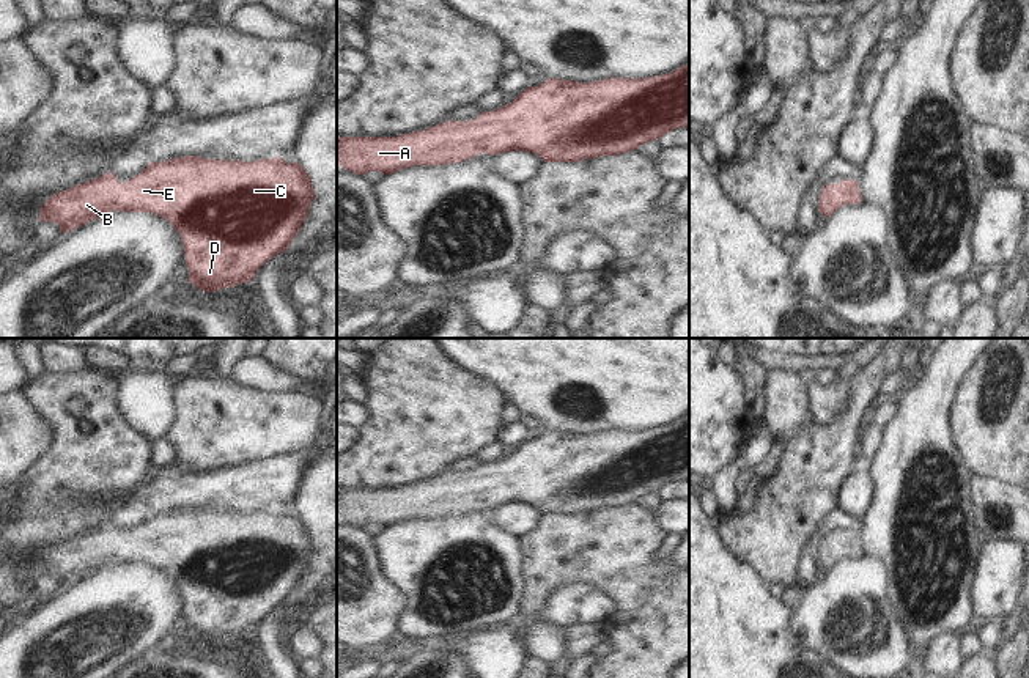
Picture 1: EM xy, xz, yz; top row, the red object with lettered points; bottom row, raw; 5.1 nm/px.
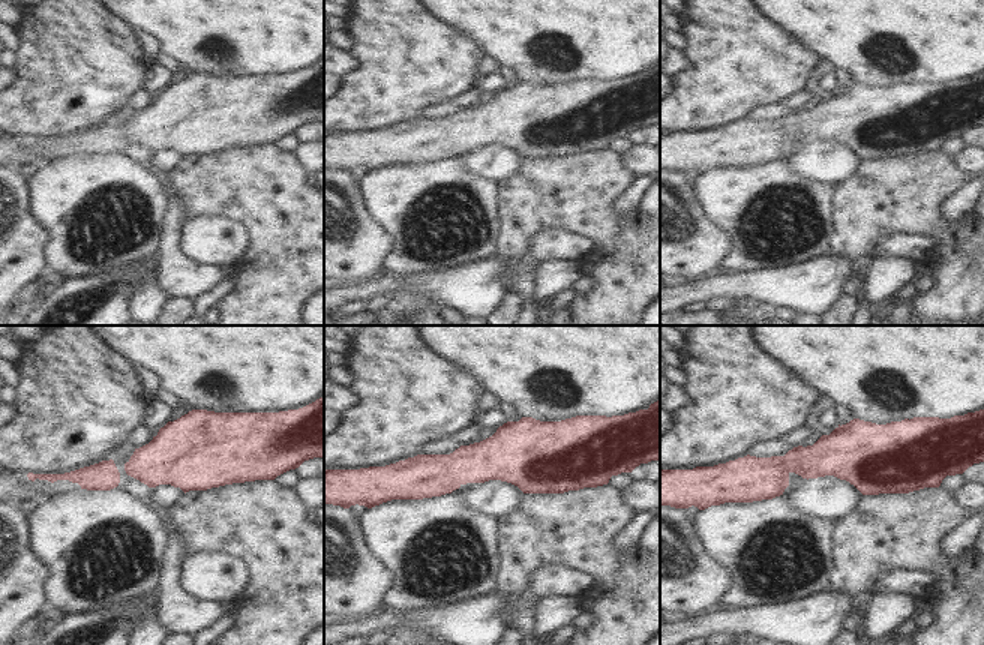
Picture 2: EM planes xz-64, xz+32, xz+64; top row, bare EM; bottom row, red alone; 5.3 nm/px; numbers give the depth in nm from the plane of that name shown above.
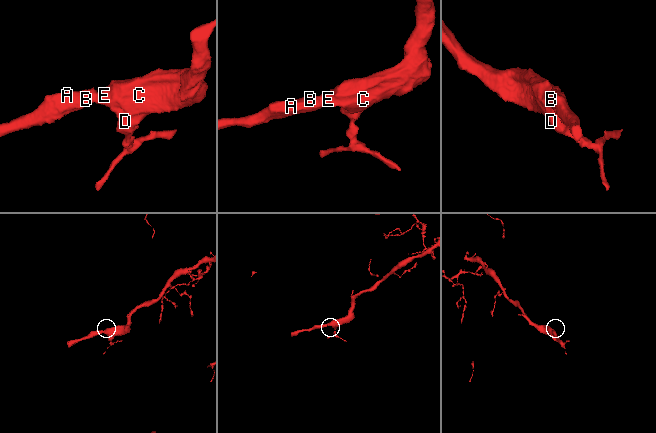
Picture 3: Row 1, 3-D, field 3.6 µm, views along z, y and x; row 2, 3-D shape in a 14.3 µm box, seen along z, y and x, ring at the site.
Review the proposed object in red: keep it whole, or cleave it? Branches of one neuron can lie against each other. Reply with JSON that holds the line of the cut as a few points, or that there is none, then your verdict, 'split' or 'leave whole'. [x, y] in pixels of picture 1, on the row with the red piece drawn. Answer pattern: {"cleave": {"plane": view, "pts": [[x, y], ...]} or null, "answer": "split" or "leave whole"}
{"cleave": null, "answer": "leave whole"}

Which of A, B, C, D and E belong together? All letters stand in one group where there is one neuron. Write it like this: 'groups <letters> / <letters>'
groups A B C D E

